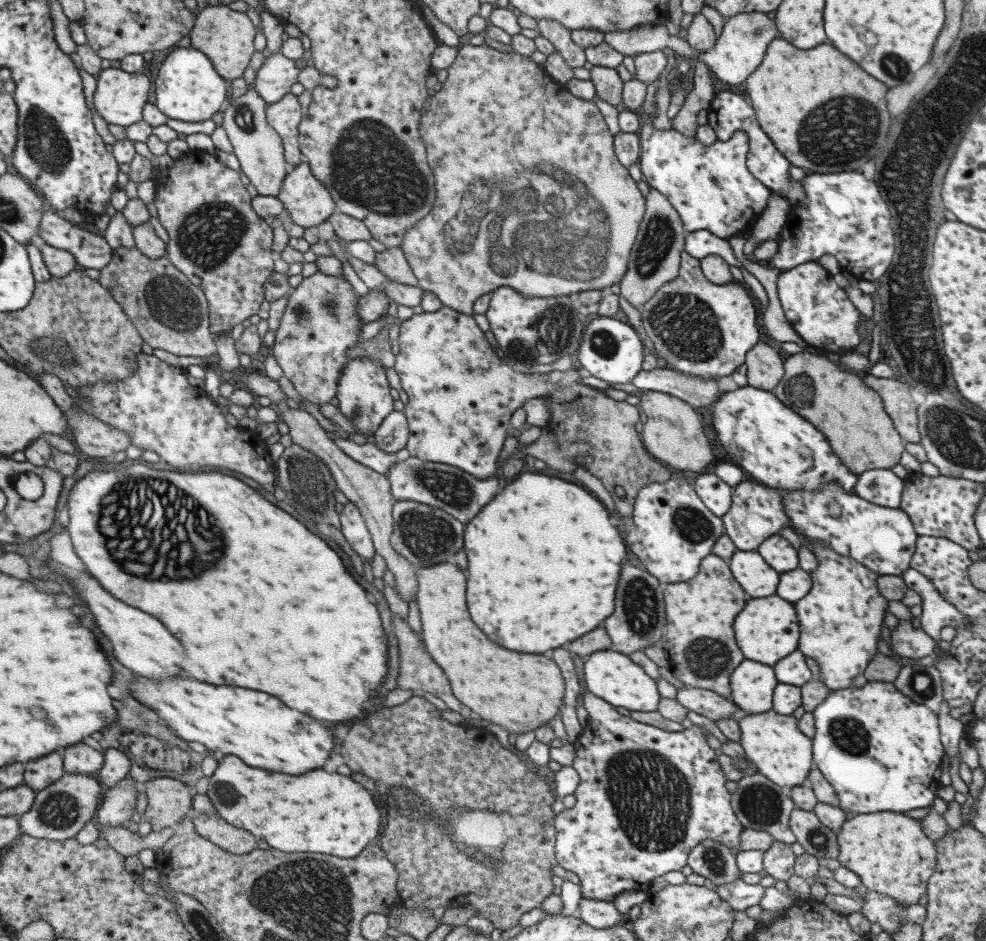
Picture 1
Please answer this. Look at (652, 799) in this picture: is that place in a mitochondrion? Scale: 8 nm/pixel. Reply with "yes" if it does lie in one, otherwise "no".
yes

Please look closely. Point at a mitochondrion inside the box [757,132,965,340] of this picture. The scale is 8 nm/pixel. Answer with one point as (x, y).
(896, 188)

